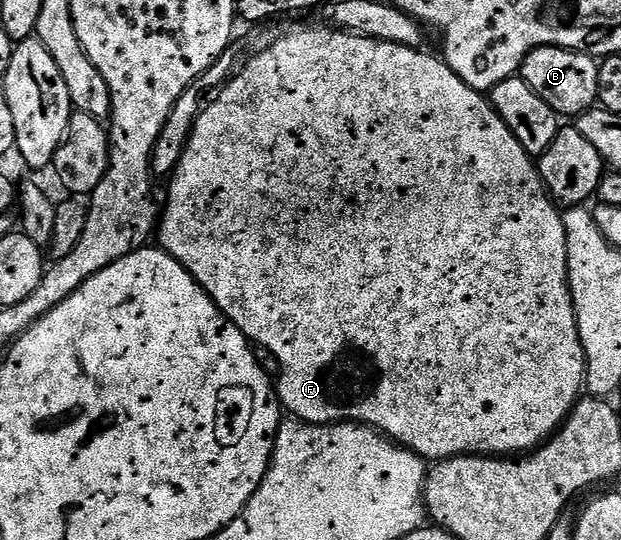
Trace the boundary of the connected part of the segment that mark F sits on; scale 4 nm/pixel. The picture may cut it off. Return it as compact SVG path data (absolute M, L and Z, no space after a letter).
M329 25L302 26L299 30L279 33L267 50L259 50L235 73L234 77L217 91L218 95L210 103L201 107L198 119L182 159L169 179L170 195L160 214L156 226L156 242L161 249L173 258L208 292L208 296L220 309L229 322L236 324L240 332L251 343L261 349L272 352L282 365L281 374L276 378L278 401L287 415L300 422L311 422L313 426L329 426L335 422L361 422L363 426L373 426L379 434L385 434L391 442L397 442L405 450L418 454L422 459L437 464L447 458L463 456L522 456L533 452L543 442L550 441L557 434L563 422L570 417L570 411L583 397L586 385L586 353L580 344L580 332L576 324L576 312L572 304L572 292L568 280L568 244L562 223L562 214L553 198L546 193L546 185L538 174L535 159L512 136L508 124L494 107L490 105L485 93L474 90L452 68L448 68L441 57L421 54L421 49L413 46L401 46L391 42L377 42L371 38L361 38L358 34L347 34L344 30L335 30Z

